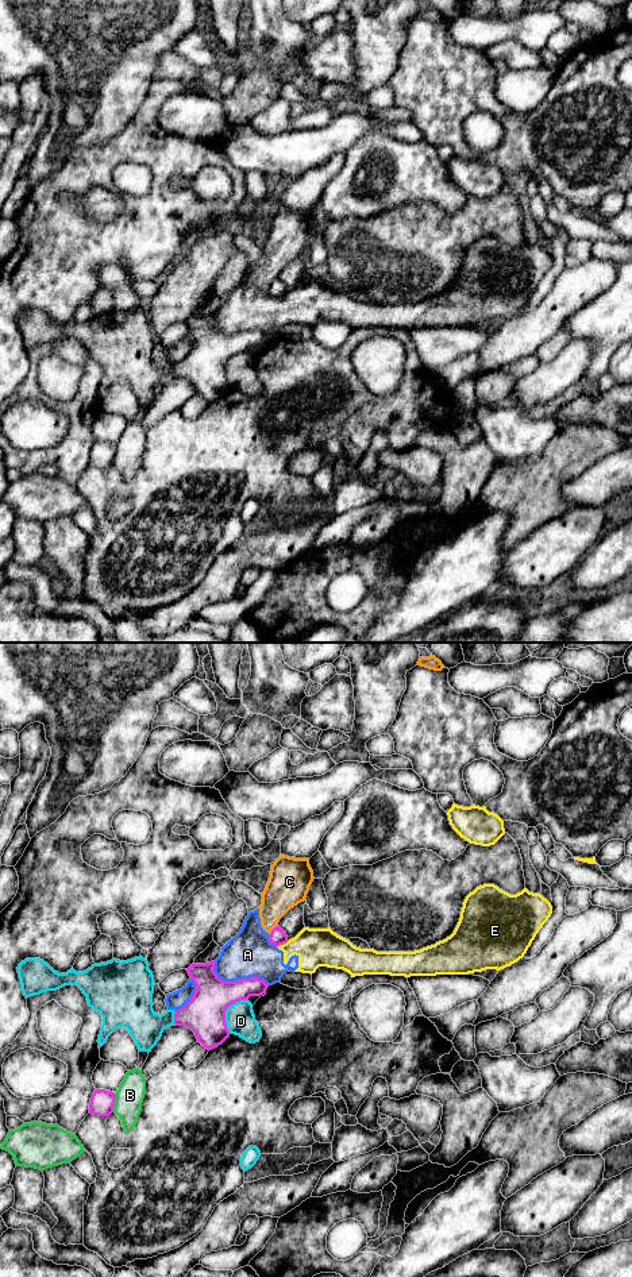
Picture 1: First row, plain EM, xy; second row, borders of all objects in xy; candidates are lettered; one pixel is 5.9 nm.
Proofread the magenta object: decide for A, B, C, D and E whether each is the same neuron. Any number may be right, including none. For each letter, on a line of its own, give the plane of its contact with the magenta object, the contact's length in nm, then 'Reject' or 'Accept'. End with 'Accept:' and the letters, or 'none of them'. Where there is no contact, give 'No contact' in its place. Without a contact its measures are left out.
A: Touches magenta in xy. Shared border 360 nm. Reject
B: Touches magenta in xy. Shared border 110 nm. Reject
C: Touches magenta in xy. Shared border 80 nm. Reject
D: Touches magenta in xy. Shared border 240 nm. Reject
E: Touches magenta in xy. Shared border 80 nm. Reject
Accept: none of them

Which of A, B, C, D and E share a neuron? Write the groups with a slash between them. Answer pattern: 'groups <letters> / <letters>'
groups A C E / B / D

